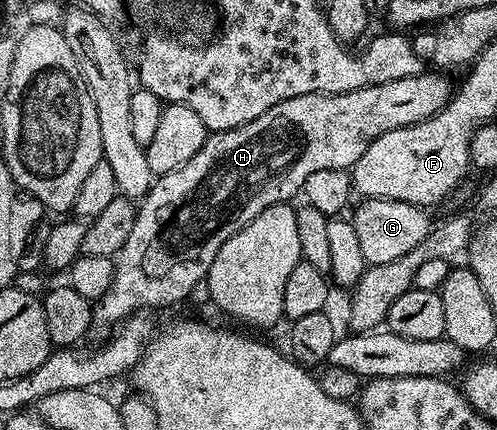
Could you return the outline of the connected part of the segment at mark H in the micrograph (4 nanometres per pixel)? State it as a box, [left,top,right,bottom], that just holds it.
[93,70,451,326]

